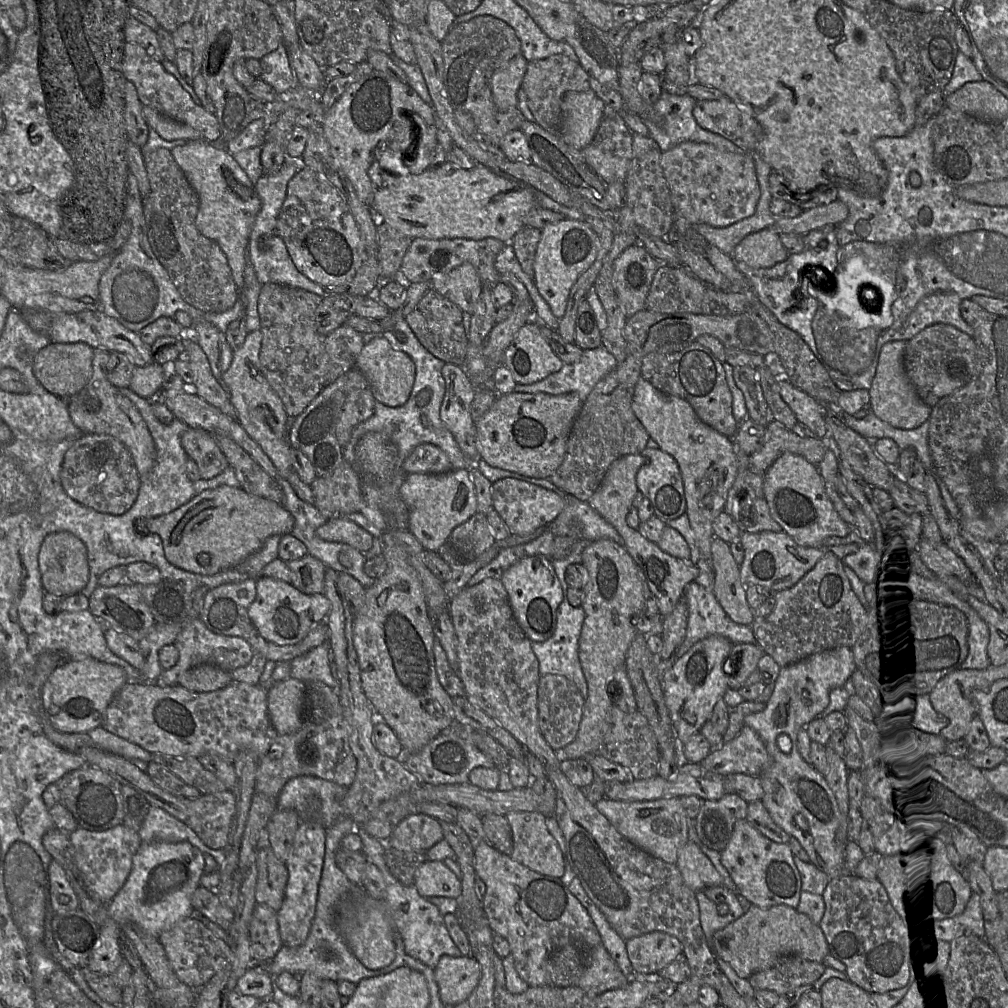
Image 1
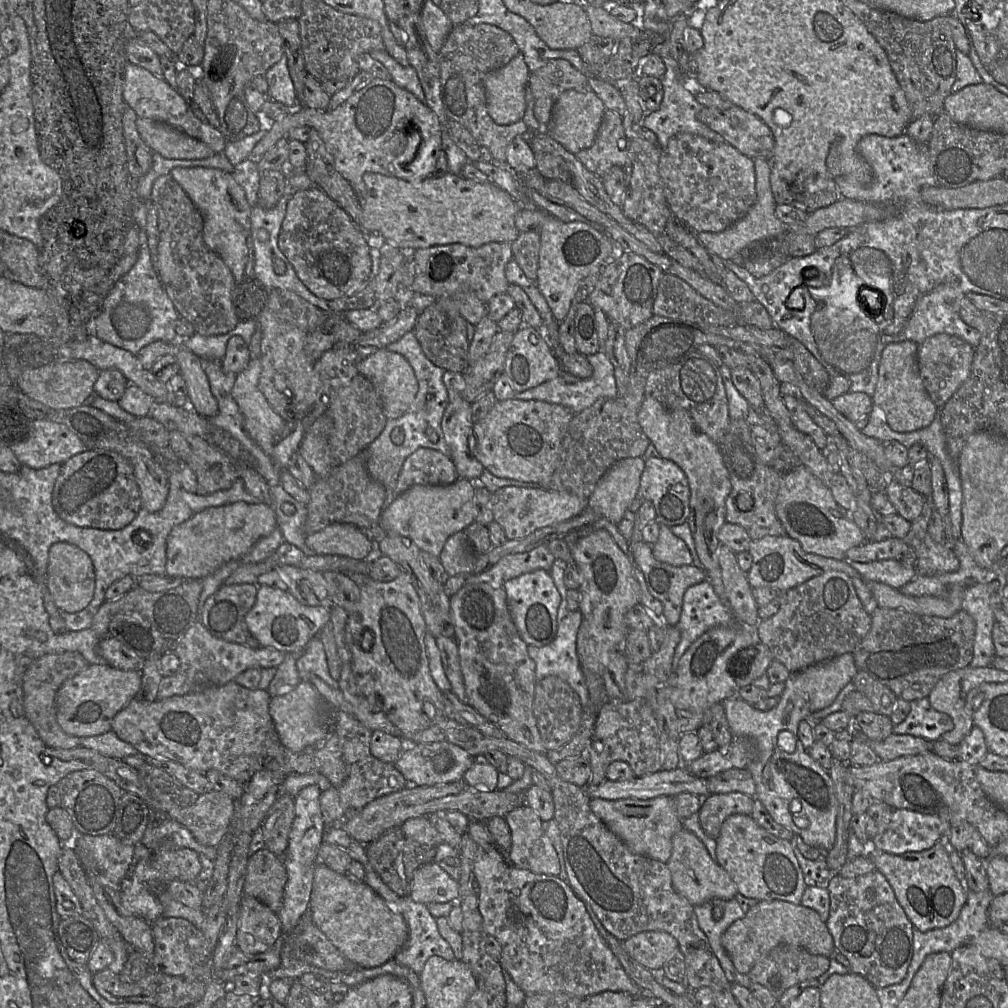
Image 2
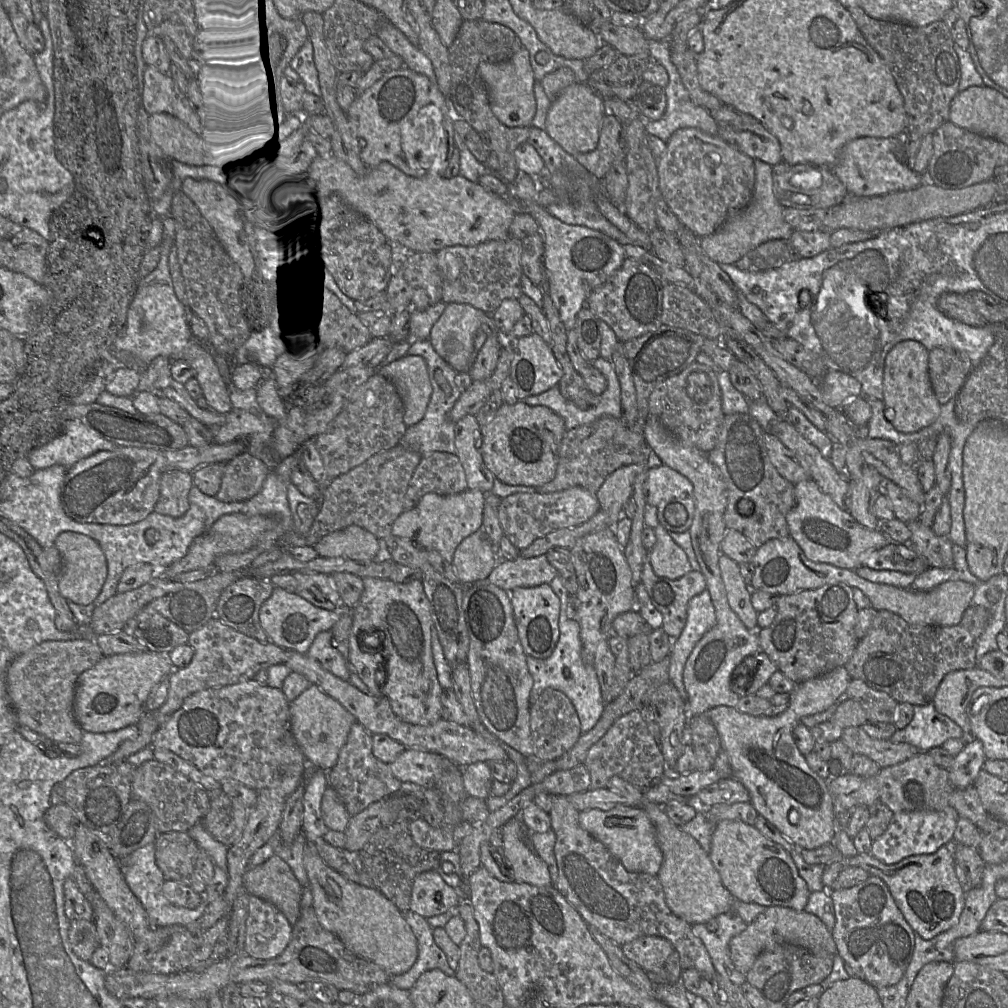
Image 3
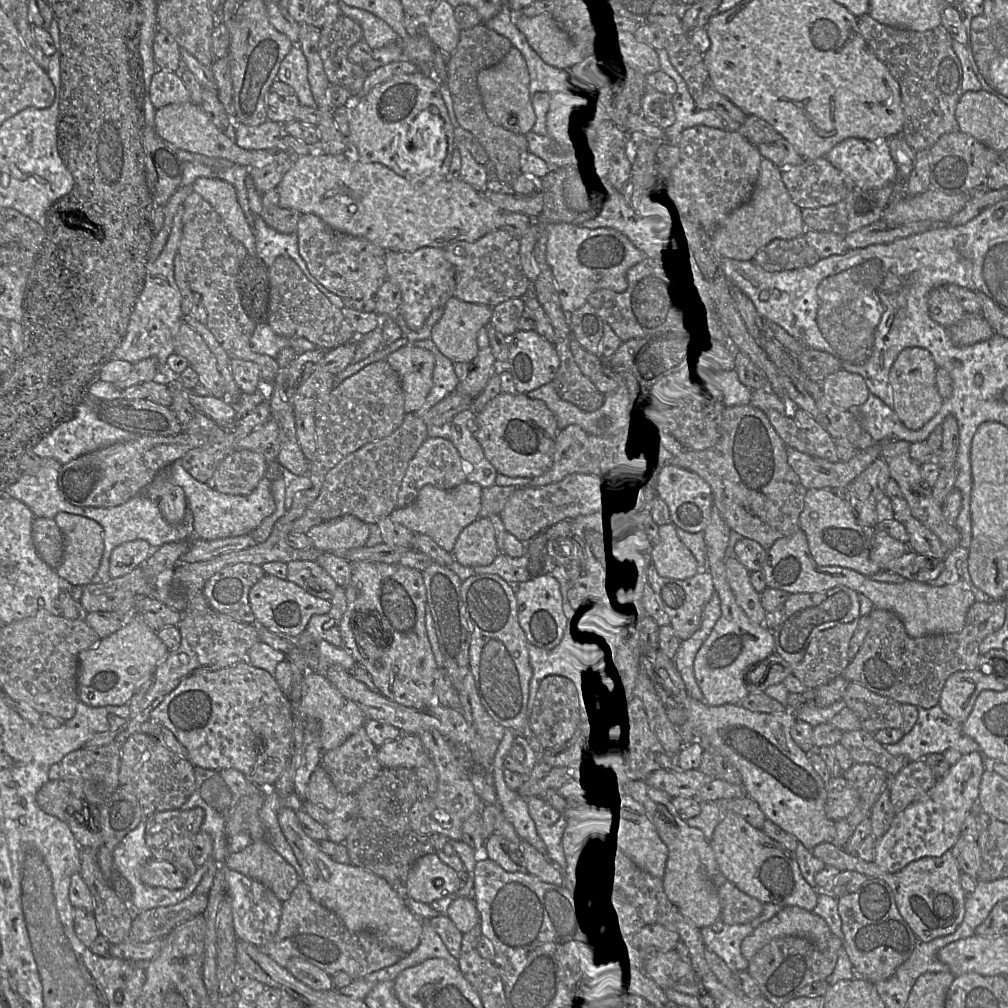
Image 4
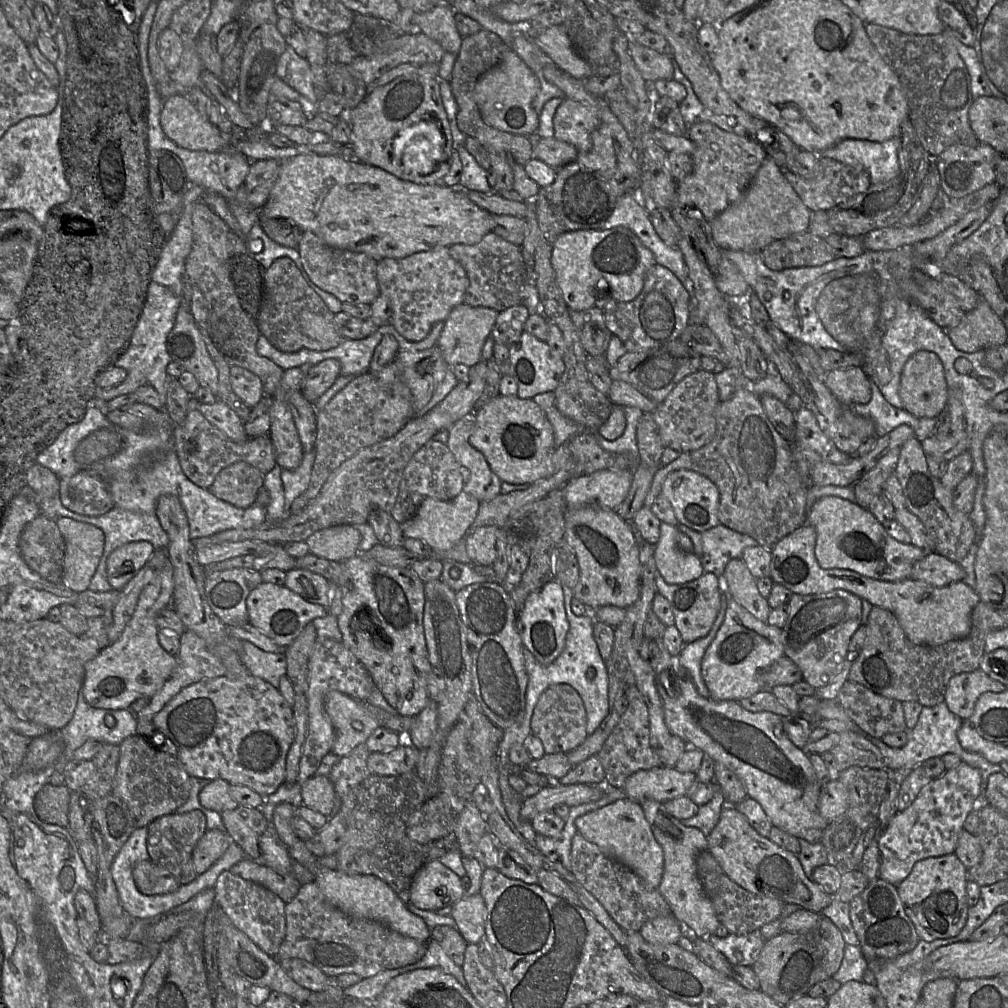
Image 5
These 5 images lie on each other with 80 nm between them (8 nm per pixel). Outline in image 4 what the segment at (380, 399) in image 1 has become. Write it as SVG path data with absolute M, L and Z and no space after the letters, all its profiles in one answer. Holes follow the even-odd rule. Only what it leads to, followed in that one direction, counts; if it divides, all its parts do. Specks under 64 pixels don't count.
M407 344L387 357L387 363L398 374L405 398L405 412L417 413L433 387L434 354Z

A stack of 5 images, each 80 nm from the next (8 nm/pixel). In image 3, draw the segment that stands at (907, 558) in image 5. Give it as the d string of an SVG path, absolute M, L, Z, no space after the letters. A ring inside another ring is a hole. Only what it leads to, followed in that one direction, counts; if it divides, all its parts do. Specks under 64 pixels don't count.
M813 480L795 484L795 504L788 513L793 536L806 557L816 563L828 563L840 568L856 570L863 564L860 555L881 549L893 541L880 529L869 529L858 523L847 509L843 509Z

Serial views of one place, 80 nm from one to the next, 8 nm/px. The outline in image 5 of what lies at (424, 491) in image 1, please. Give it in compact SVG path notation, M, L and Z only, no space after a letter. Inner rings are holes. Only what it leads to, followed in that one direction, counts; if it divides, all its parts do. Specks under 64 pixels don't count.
M465 491L446 501L427 497L421 502L411 519L399 524L405 537L423 540L433 551L446 551L469 533L479 507L480 502Z

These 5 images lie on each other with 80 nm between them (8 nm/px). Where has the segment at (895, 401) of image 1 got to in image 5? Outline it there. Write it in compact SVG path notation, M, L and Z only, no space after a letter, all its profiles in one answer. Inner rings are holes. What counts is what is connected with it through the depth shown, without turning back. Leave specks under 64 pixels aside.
M920 350L907 360L901 373L899 395L903 408L917 418L938 417L945 410L948 386L942 362L935 353Z

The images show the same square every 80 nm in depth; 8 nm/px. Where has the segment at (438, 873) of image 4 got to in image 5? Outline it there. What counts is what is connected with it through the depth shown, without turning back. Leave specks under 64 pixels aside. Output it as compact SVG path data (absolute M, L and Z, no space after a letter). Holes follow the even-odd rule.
M432 860L415 874L409 901L419 909L450 916L456 902L465 897L461 878L440 862Z

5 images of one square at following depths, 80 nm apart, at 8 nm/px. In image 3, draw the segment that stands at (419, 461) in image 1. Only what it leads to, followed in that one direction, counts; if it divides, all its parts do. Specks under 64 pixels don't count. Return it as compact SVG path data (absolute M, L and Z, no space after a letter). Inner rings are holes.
M434 452L422 458L409 482L406 509L415 507L429 493L453 495L468 489L464 468L457 454Z

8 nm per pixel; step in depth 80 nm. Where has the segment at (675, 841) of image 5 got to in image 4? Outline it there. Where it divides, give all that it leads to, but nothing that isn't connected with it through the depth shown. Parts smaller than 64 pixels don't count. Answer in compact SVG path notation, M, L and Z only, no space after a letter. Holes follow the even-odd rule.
M645 783L620 786L623 786L627 793L639 802L668 849L668 858L662 878L667 898L685 918L700 930L711 927L720 919L721 914L721 904L714 884L715 876L721 871L709 841L706 840L701 830L688 826L679 817L673 807L671 797L665 792Z

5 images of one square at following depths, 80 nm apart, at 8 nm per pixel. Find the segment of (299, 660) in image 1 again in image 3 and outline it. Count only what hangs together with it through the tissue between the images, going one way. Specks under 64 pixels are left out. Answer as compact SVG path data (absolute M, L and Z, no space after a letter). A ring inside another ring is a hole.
M330 631L321 632L313 639L307 655L317 660L324 669L334 675L349 679L352 667L348 659L344 659L341 655L339 649L333 646Z

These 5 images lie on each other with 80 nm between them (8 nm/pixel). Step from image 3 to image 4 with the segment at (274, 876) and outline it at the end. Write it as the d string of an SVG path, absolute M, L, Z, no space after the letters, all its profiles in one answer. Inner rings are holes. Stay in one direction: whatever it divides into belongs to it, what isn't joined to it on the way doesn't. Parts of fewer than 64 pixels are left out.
M266 841L253 842L238 853L228 854L223 866L262 883L282 903L300 882L295 869Z

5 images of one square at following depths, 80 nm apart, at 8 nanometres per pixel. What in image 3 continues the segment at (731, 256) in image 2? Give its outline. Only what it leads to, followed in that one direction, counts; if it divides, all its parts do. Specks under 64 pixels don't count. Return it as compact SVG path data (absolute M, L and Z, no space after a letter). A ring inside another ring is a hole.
M754 159L756 182L753 198L749 205L730 218L722 229L701 242L705 253L719 264L741 263L743 259L760 245L777 239L790 239L795 229L785 220L785 207L780 203L774 188L774 167L759 159Z

